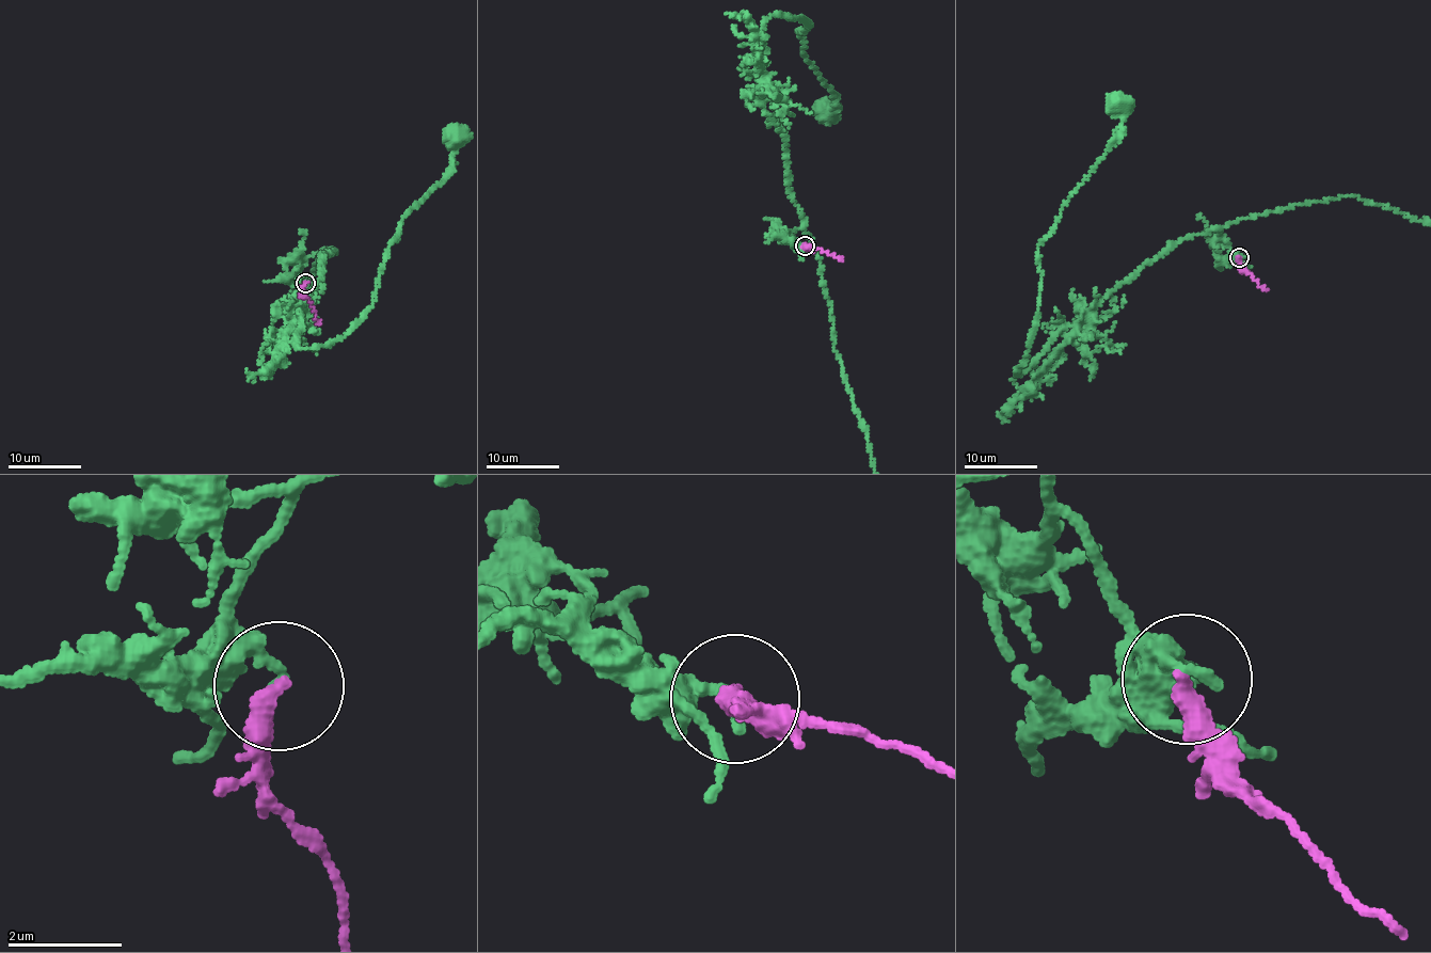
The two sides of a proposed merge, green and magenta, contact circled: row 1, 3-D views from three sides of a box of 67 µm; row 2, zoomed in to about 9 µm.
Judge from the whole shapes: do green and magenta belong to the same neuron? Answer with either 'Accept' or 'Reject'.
Reject

